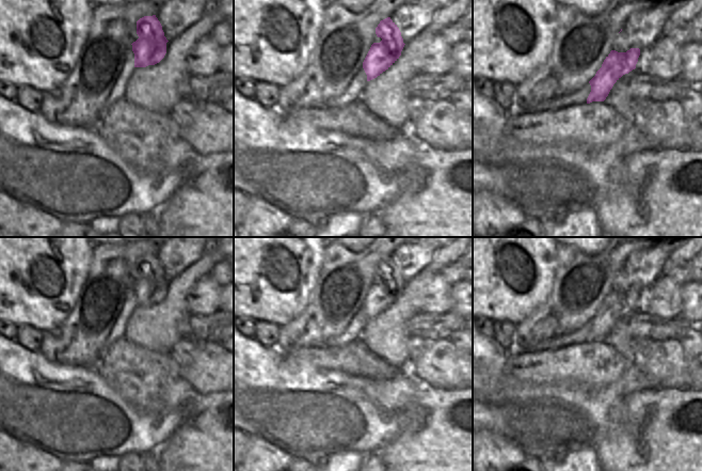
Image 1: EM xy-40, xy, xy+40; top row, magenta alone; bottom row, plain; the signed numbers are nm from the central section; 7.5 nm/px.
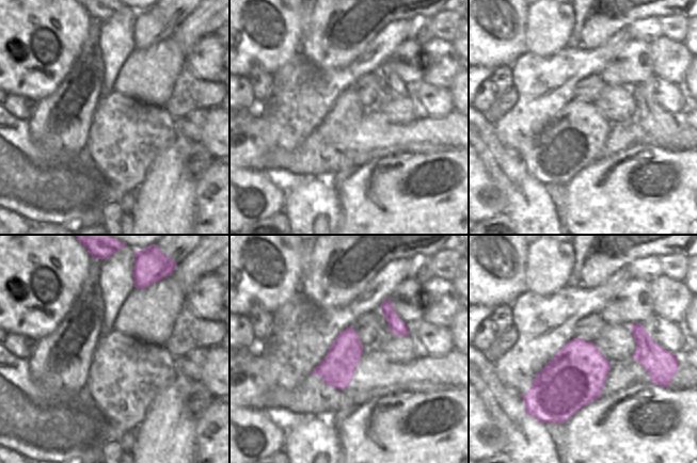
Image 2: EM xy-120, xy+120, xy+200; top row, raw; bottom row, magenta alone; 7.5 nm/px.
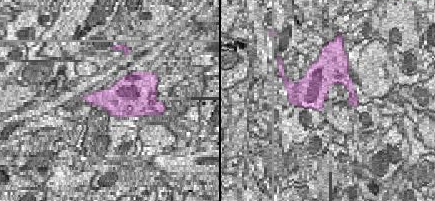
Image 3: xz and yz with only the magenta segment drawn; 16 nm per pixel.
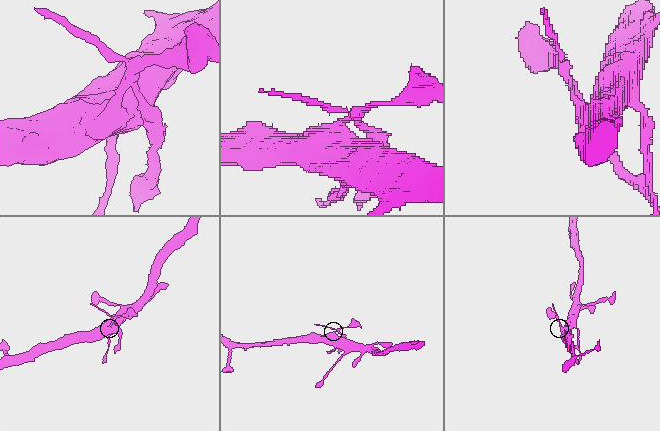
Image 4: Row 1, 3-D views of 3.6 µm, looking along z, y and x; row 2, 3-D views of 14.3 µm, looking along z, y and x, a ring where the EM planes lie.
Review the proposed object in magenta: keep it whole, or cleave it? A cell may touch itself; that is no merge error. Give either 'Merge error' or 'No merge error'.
Merge error

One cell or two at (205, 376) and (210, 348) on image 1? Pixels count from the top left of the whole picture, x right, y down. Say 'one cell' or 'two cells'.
one cell

